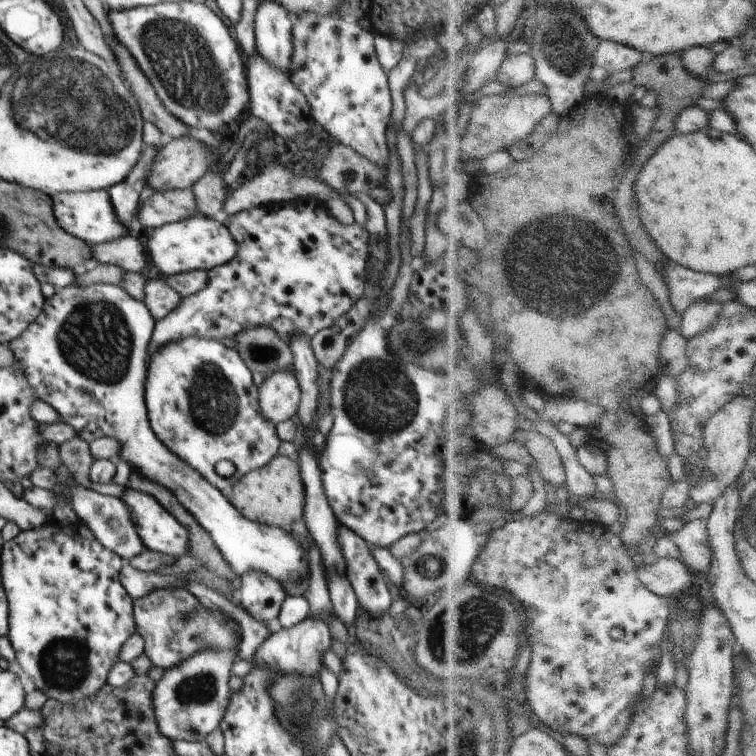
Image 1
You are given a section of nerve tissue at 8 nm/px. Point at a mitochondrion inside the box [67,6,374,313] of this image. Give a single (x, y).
(184, 62)

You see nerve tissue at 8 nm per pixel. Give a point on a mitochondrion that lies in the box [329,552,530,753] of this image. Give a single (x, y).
(477, 621)

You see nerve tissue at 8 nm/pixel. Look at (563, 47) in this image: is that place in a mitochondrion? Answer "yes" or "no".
yes

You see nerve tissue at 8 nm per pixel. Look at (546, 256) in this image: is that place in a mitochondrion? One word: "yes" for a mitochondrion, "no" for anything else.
yes

